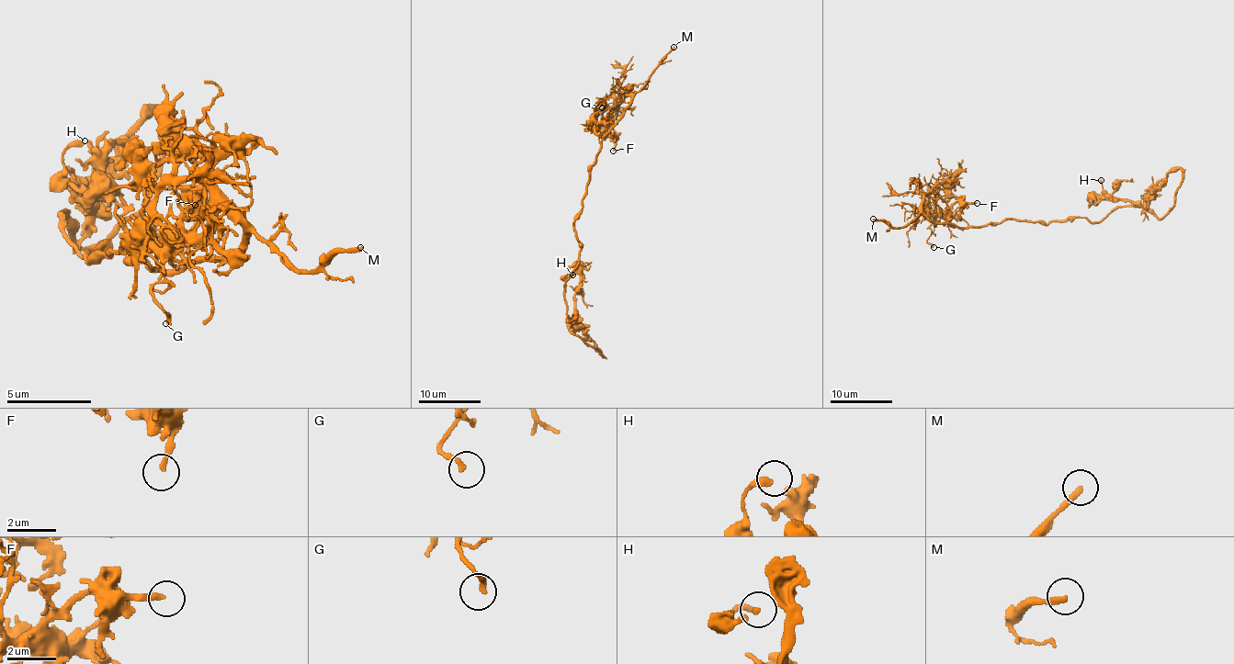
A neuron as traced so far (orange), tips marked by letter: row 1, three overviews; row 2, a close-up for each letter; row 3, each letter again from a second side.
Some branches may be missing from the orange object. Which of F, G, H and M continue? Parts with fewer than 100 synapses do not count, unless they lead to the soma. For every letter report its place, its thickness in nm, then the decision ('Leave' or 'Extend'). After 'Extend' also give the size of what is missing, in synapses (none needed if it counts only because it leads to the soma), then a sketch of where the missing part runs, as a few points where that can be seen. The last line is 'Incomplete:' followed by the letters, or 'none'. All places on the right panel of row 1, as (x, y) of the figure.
F: Place: (977, 203). Thickness 200 nm. Leave
G: Place: (933, 247). Thickness 200 nm. Leave
H: Place: (1101, 180). Thickness 240 nm. Leave
M: Place: (873, 219). Thickness 260 nm. Extend
Incomplete: M

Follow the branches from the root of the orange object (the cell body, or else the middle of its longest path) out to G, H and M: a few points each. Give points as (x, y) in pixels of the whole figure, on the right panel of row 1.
G: (1099, 220), (1068, 218), (1040, 223), (1008, 219), (972, 227), (940, 214), (927, 241), (933, 247)
H: (1099, 220), (1122, 207), (1146, 207), (1160, 219), (1173, 205), (1182, 171), (1135, 202), (1099, 198), (1101, 180)
M: (1099, 220), (1008, 219), (955, 227), (918, 214), (893, 228), (873, 219)

